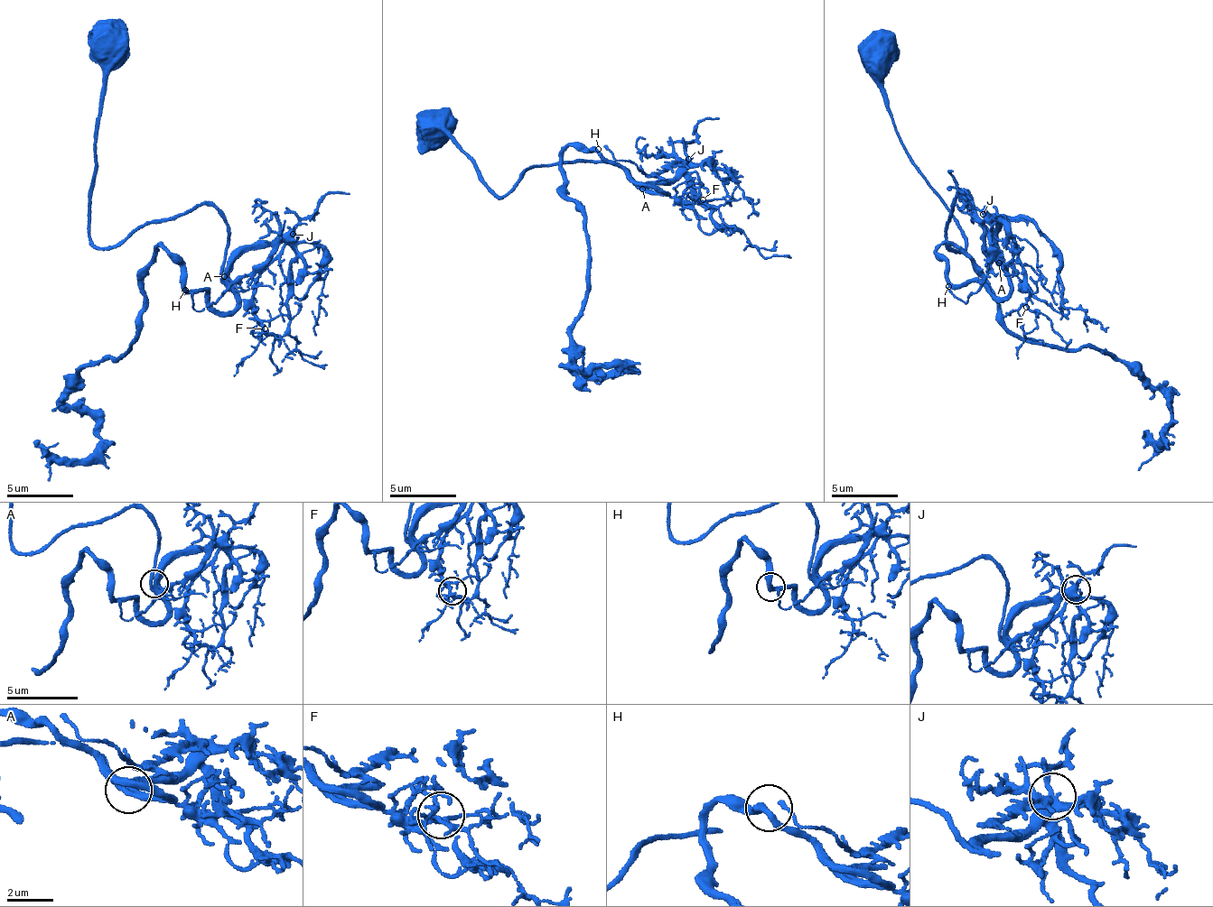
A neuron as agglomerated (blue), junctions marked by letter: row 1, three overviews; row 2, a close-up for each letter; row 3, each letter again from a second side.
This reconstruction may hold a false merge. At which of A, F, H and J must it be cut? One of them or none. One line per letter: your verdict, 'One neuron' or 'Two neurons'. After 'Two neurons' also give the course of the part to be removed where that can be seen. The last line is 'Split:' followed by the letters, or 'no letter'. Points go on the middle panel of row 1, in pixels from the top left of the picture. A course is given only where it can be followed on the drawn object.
A: One neuron
F: One neuron
H: One neuron
J: One neuron
Split: no letter

